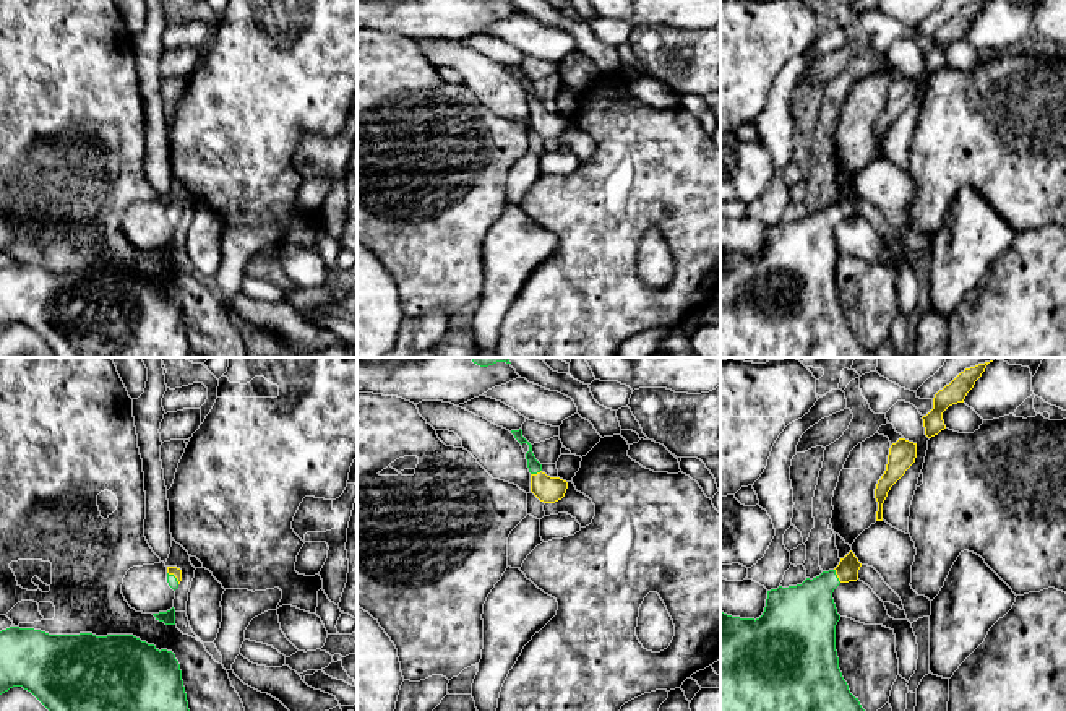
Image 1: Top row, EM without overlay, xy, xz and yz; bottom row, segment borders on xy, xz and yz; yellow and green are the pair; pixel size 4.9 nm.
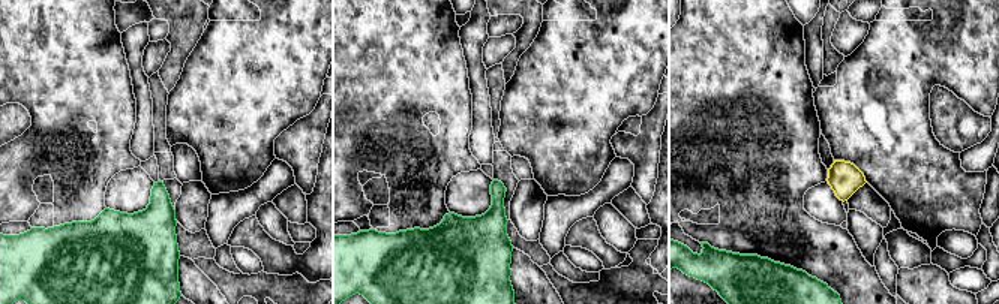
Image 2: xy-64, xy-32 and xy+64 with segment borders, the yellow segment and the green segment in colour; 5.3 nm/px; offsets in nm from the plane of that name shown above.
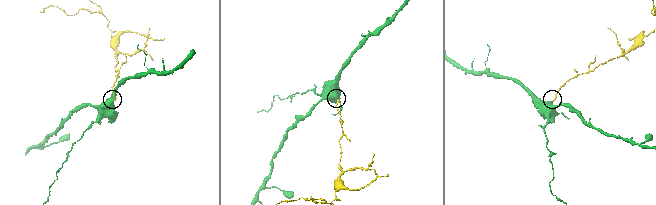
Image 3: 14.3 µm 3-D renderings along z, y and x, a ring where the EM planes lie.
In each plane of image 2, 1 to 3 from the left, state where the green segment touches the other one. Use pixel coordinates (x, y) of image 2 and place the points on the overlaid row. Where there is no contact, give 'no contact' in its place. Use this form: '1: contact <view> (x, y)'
1: no contact
2: no contact
3: no contact

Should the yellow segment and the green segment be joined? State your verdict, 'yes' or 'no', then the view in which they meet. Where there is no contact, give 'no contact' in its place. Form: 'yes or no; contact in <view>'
yes; contact in yz

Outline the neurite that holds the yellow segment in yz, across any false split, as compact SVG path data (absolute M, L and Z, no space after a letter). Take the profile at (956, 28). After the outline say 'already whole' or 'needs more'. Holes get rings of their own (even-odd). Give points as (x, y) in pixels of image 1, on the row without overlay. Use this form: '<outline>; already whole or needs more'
M978 0L975 3L961 8L949 21L939 26L933 34L933 45L923 52L925 71L928 75L938 71L946 65L943 49L957 39L964 39L967 29L974 24L975 18L982 13L988 0Z; already whole

